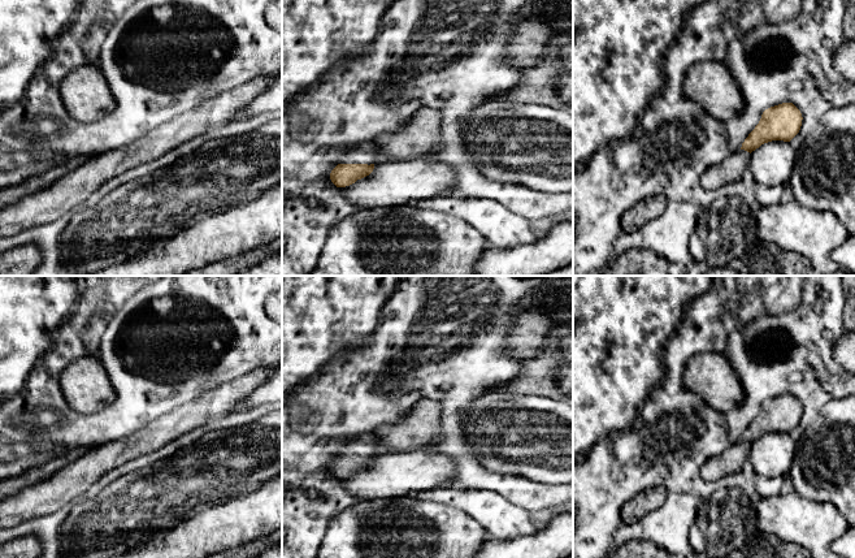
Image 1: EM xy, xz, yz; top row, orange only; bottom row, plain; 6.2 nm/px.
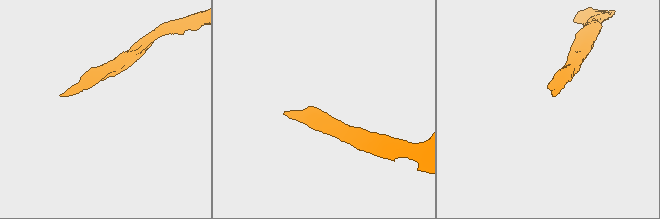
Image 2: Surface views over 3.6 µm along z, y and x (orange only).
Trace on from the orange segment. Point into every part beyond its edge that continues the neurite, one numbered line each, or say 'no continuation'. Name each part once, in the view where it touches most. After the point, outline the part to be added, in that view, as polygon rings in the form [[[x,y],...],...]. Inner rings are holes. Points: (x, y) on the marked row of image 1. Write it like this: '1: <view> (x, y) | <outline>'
1: xz (364, 154) | [[[360,144],[342,155],[338,164],[377,164],[383,156],[373,144]]]

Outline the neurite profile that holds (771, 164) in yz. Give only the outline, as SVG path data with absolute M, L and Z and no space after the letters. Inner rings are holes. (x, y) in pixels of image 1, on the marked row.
M772 140L750 153L747 177L768 187L782 186L791 178L795 150L790 142Z

